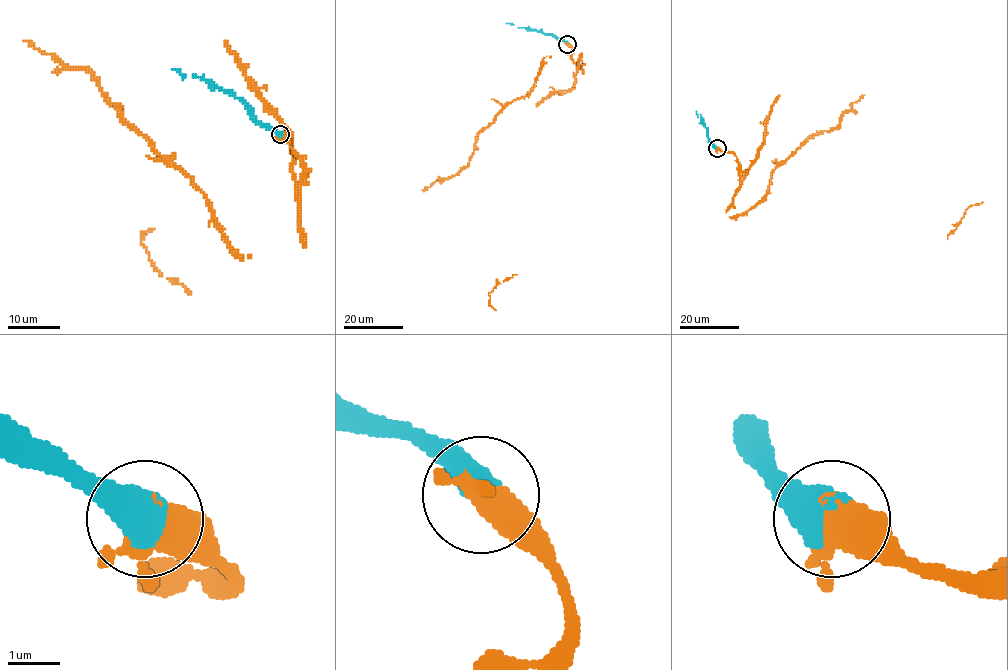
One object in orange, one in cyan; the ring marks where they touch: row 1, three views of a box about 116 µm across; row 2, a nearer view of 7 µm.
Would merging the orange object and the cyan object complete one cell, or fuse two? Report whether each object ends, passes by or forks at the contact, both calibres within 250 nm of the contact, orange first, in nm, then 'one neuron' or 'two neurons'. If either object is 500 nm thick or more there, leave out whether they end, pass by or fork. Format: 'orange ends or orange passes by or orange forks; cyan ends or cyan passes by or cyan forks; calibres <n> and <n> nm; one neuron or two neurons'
calibres 340 and 700 nm; one neuron

